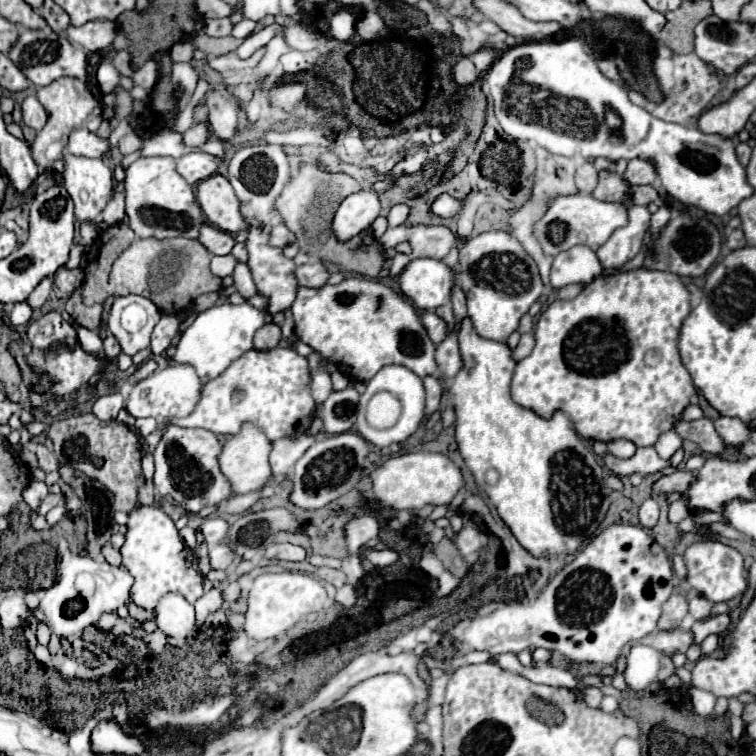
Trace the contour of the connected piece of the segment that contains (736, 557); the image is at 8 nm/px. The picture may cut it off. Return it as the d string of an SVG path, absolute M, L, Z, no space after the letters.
M704 541L704 543L694 543L686 549L684 553L684 561L688 567L688 587L700 595L704 595L708 601L718 603L718 601L730 601L740 597L746 587L746 575L744 575L744 563L742 563L742 555L728 547L722 545L718 541Z

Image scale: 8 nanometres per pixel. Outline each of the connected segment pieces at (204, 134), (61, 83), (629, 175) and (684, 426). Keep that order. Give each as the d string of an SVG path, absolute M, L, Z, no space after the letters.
M206 123L194 125L194 127L188 129L186 133L182 133L182 141L184 141L184 145L188 145L188 147L200 147L202 143L210 141L208 125L206 125Z
M72 77L56 79L50 85L40 87L36 95L38 95L38 101L42 103L42 107L48 113L48 121L46 121L44 129L36 133L36 139L32 143L32 157L38 163L38 167L46 171L46 169L50 169L50 165L56 159L62 157L62 151L64 151L64 147L68 143L68 135L74 129L78 129L78 127L84 125L84 121L88 119L88 115L98 105L98 99L90 93L90 89L88 89L86 83L82 83L80 79L72 79Z
M642 159L628 161L628 167L624 171L624 181L628 185L652 185L654 179L656 179L656 171L652 163L642 161Z
M702 417L702 419L696 419L696 421L680 421L674 431L682 437L682 439L688 439L688 441L694 441L698 443L698 447L704 451L704 453L710 453L710 455L716 455L724 449L724 441L722 437L716 433L716 429L712 427L712 421Z

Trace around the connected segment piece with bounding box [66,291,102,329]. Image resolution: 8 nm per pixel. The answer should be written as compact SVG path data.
M74 291L66 303L66 311L72 315L72 319L84 327L100 327L100 315L102 315L102 305L92 305L86 307L82 303L82 297L78 291Z

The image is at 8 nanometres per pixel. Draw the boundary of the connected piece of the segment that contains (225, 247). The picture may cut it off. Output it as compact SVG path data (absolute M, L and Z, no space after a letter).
M202 223L200 227L200 237L198 241L214 255L228 255L234 247L234 237L226 231L218 231L214 225L210 223Z

